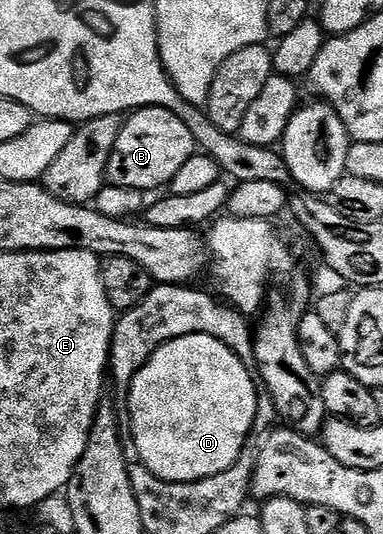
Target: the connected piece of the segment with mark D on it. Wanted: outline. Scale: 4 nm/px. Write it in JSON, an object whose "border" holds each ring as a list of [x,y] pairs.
{"border":[[[194,333],[163,344],[134,376],[127,392],[131,429],[143,465],[167,482],[195,482],[228,470],[250,438],[259,394],[255,378],[219,339]]]}

